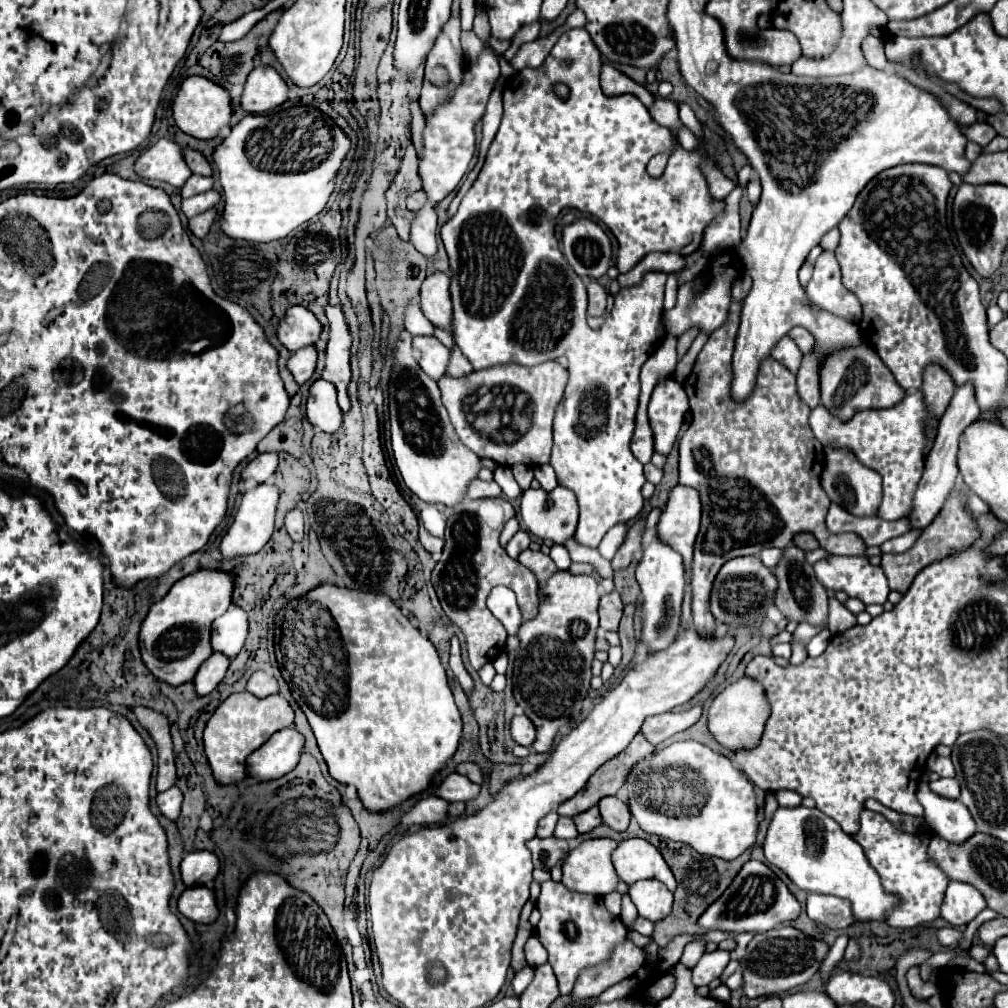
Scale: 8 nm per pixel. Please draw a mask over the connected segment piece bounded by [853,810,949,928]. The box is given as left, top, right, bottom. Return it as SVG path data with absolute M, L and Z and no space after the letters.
M865 810L861 814L861 828L853 836L861 846L865 856L869 858L871 866L881 876L883 888L887 892L895 892L901 896L901 906L887 914L887 924L897 928L913 928L923 922L931 922L939 916L939 906L943 902L943 894L947 888L947 876L935 868L933 862L927 858L927 844L931 832L921 834L907 834L887 822L883 816Z

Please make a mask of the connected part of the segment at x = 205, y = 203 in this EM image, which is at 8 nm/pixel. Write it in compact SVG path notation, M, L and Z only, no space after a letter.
M209 190L209 192L203 192L203 194L197 194L193 198L187 198L183 200L181 204L181 212L187 216L187 218L193 218L193 216L199 216L203 214L205 210L209 208L215 208L221 200L221 194L217 190Z

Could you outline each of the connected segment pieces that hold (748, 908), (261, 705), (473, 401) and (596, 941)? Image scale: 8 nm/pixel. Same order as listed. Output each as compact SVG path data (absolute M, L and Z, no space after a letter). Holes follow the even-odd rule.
M749 860L737 872L729 888L697 918L701 930L723 930L731 934L739 932L767 932L787 920L797 918L801 906L797 898L787 890L787 886L773 874L769 866L757 860Z
M249 692L231 694L213 712L203 732L205 756L213 770L215 782L221 786L243 782L247 778L247 756L251 756L259 746L263 746L271 738L271 734L287 726L293 726L293 708L283 696L275 694L267 698L257 698Z
M545 362L533 368L527 366L493 366L491 370L479 370L479 372L471 372L469 376L463 378L451 378L451 376L443 376L437 384L441 388L441 396L443 396L443 404L449 412L449 418L461 438L461 442L473 450L479 458L491 458L501 466L515 466L515 464L525 464L525 466L543 466L549 462L549 454L551 454L551 434L553 434L553 414L557 404L563 398L563 390L567 386L567 378L569 378L569 370L563 368L557 362ZM513 430L525 430L521 436L517 436L515 440L509 436L513 434Z
M547 880L541 886L537 908L541 912L537 938L549 952L549 964L557 976L561 994L571 992L581 970L609 960L613 948L627 936L627 928L623 926L621 918L605 908L601 896L569 892L561 882Z

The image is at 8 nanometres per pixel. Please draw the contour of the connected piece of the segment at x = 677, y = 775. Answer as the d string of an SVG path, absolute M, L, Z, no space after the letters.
M675 742L647 756L633 766L625 790L629 810L649 834L689 844L701 854L723 860L733 860L755 844L759 822L753 784L733 768L729 758L699 742Z

